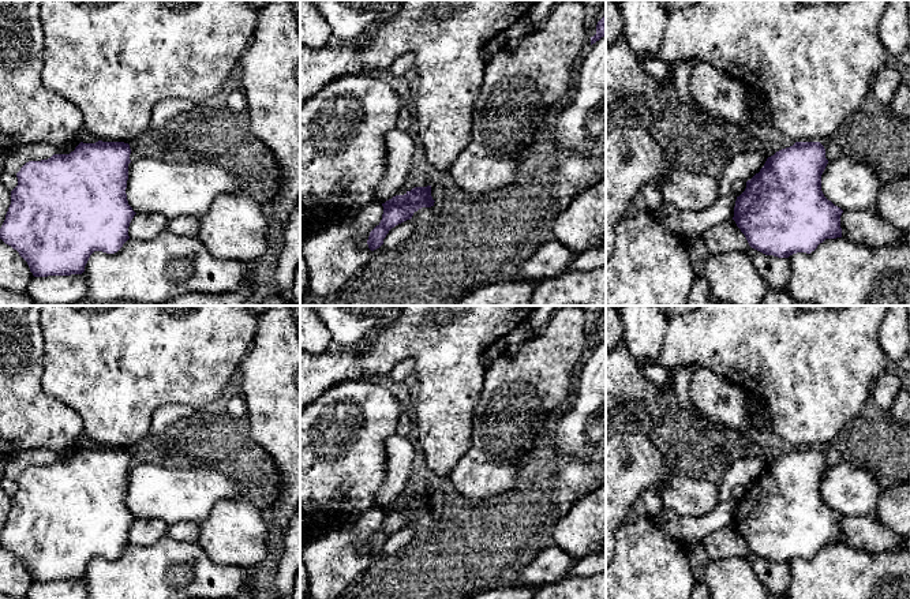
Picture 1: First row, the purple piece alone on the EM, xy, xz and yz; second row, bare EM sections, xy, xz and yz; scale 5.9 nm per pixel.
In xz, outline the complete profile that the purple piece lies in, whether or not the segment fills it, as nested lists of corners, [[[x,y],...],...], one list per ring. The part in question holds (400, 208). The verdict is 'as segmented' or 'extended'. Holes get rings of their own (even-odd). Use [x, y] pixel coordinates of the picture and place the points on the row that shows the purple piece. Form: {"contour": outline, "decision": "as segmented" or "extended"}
{"contour": [[[431,186],[415,187],[404,195],[396,195],[382,203],[383,214],[381,222],[370,232],[367,244],[371,251],[383,244],[383,239],[392,228],[411,220],[413,213],[422,207],[434,206]]], "decision": "as segmented"}

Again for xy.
{"contour": [[[80,142],[70,154],[53,154],[48,160],[29,161],[20,168],[0,239],[19,252],[34,277],[82,274],[94,251],[115,254],[130,239],[128,227],[136,214],[126,194],[130,154],[130,145],[124,142]]], "decision": "as segmented"}

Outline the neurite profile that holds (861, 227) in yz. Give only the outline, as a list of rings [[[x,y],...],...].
[[[843,210],[840,228],[845,240],[869,247],[898,246],[906,235],[875,210]]]

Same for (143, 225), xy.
[[[136,213],[130,222],[128,236],[135,240],[150,240],[166,229],[168,218],[156,213]]]

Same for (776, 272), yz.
[[[752,247],[745,254],[752,259],[759,276],[769,288],[786,289],[791,278],[791,266],[787,258],[765,255]]]

